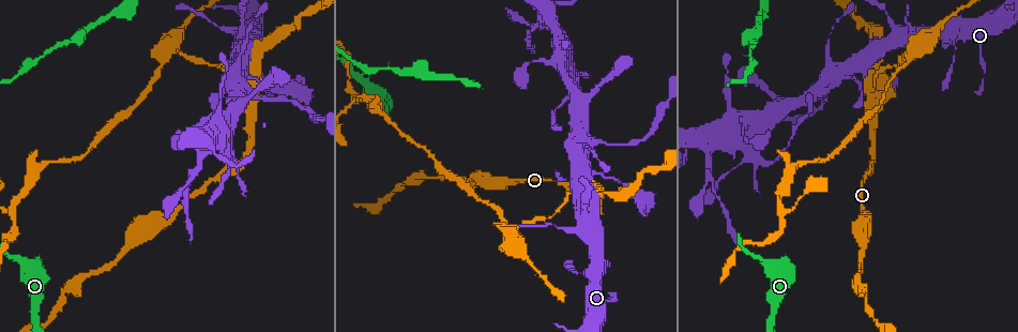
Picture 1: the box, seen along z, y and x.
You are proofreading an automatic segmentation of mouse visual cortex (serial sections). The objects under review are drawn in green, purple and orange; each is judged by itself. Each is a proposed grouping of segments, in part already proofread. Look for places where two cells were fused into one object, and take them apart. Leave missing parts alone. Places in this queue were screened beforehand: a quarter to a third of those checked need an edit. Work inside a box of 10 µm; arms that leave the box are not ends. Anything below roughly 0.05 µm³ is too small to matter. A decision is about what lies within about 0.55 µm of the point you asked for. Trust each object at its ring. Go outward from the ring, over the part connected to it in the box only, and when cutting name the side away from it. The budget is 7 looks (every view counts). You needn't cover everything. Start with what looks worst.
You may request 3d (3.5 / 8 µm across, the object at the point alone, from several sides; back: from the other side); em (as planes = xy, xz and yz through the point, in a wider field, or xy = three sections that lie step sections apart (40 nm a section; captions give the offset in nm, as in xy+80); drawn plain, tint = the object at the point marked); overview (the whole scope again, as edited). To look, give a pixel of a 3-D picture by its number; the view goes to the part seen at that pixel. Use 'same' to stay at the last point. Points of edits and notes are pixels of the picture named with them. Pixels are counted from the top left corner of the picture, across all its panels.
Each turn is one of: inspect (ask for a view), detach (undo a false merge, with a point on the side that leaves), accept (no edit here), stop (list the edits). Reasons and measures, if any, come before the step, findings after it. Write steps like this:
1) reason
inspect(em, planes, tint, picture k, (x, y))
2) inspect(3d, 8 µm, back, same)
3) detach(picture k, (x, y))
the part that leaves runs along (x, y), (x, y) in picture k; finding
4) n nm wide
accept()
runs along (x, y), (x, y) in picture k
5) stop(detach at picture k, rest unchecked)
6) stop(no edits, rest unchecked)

two arms in line, one across
inspect(3d, 3.5 µm, picture 1, (873, 97))

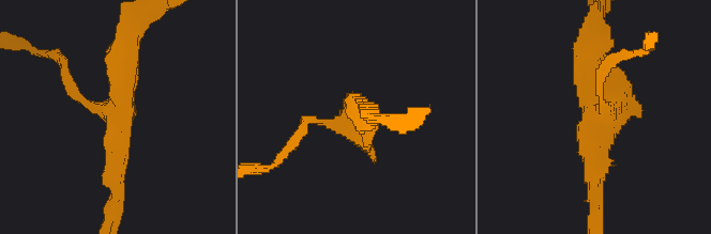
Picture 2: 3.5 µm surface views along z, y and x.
inspect(em, xy, step 3, tint, picture 2, (600, 113))

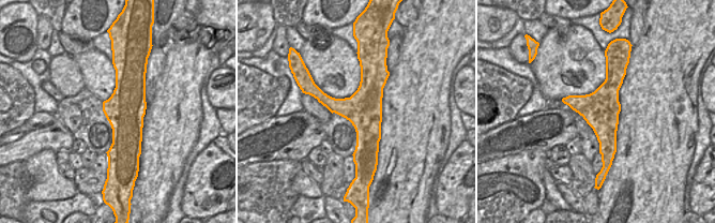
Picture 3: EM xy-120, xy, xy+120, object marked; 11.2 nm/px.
accept()
runs along (363, 65), (367, 146), (355, 158) in picture 3; one cell here

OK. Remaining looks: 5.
thin neck
inspect(3d, 3.5 µm, back, picture 1, (911, 50))

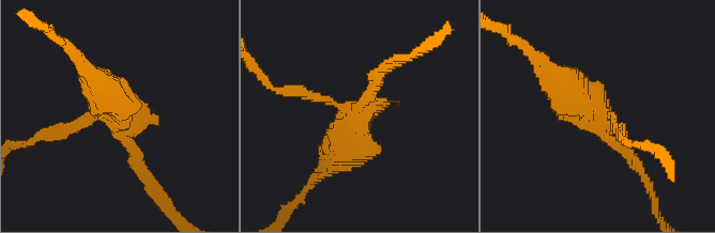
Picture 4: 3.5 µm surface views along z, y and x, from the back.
now the EM
inspect(em, xy, step 2, tint, picture 4, (353, 114))

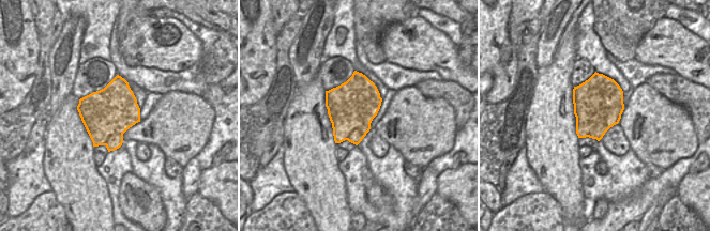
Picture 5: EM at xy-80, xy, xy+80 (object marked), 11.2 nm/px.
detach(picture 4, (365, 106))
the part that leaves runs along (335, 104), (359, 112), (384, 68) in picture 4; two cells meet here

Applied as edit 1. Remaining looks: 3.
sharp bend
inspect(3d, 3.5 µm, picture 1, (769, 163))

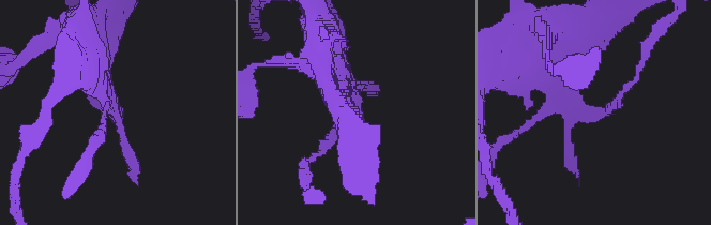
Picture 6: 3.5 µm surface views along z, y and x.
shape alone is not enough
inspect(em, planes, tint, picture 6, (596, 113))

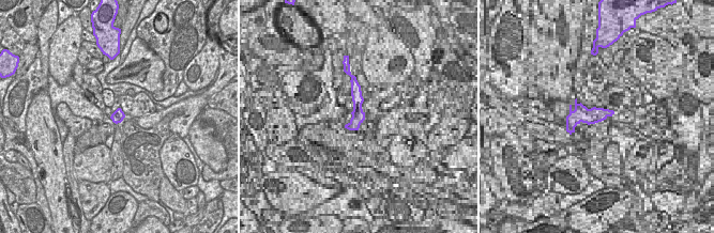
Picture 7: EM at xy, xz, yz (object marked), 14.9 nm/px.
inspect(em, xy, step 3, tint, same)

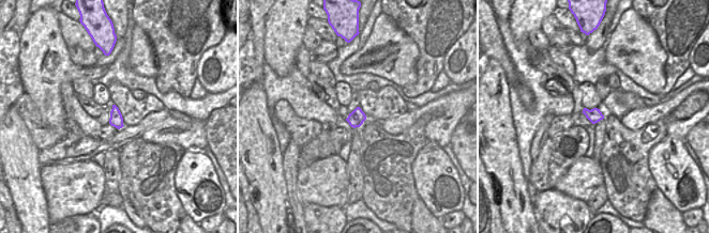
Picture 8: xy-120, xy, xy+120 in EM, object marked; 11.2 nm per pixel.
accept()
runs along (344, 93), (353, 123), (318, 153) in picture 6; one cell here

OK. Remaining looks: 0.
stop(detach at picture 4, rest unchecked)

